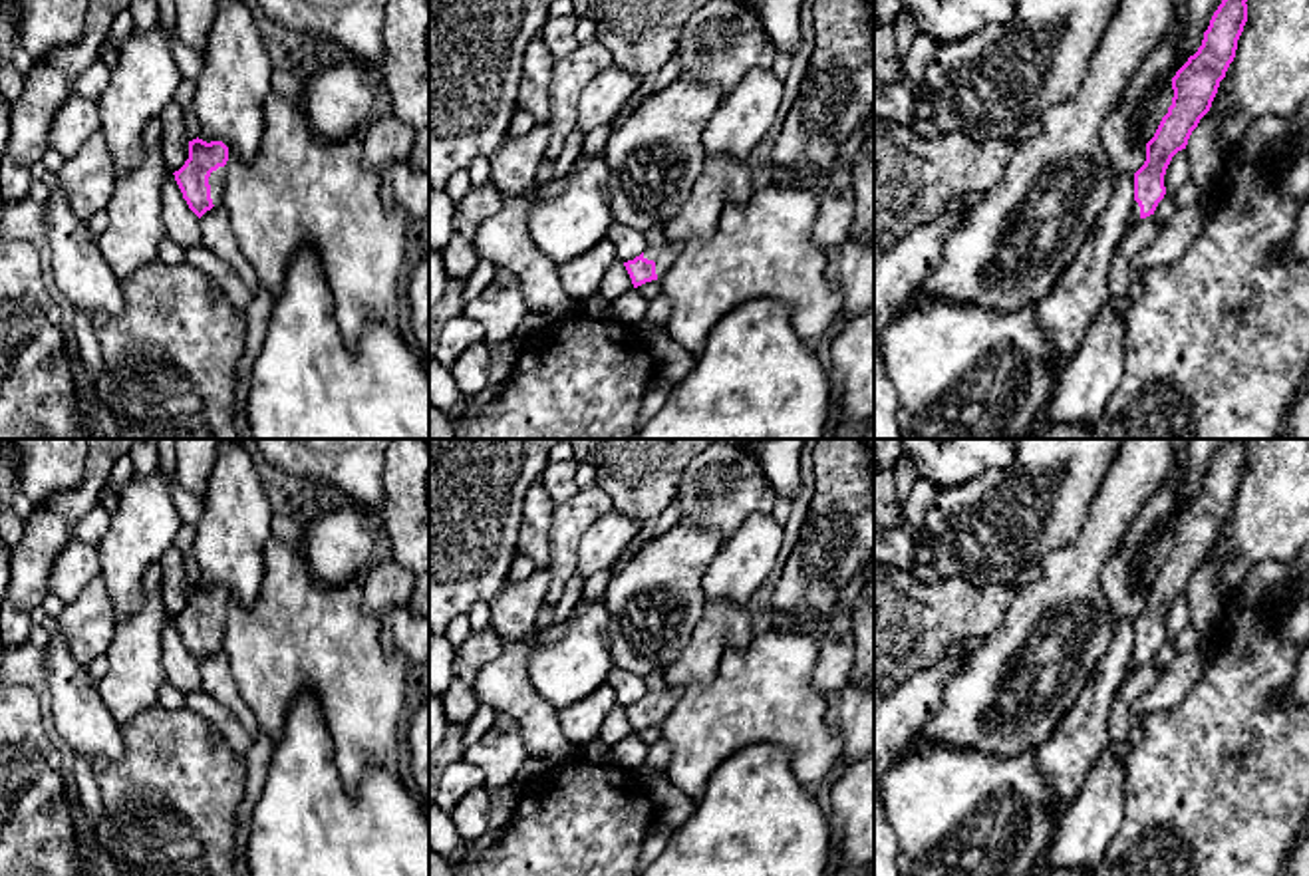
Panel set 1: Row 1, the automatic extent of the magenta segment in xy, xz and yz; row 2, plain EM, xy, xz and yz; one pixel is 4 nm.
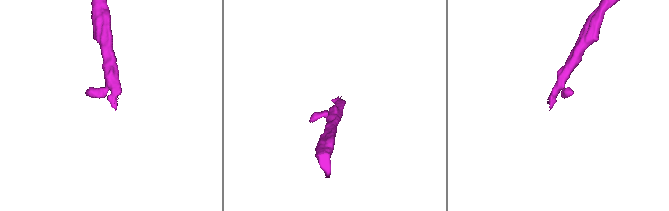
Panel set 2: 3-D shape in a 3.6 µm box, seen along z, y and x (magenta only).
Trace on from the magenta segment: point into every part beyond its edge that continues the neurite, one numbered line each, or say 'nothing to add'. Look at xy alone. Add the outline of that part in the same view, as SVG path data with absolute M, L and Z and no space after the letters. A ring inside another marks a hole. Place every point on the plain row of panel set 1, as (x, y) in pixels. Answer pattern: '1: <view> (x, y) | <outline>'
1: xy (217, 622) | M226 610L218 612L211 618L209 630L211 630L211 644L215 652L224 652L224 624L226 624Z

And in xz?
1: xz (664, 702) | M665 687L665 689L655 691L655 693L648 691L644 697L644 703L655 707L655 719L657 719L657 723L661 723L669 717L671 709L679 701L681 693L683 693L681 687Z

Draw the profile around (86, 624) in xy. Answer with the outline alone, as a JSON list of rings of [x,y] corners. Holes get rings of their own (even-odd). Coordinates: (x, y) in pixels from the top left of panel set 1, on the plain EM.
[[[101,576],[93,578],[72,604],[64,606],[52,622],[52,630],[66,640],[73,657],[83,665],[107,652],[113,642],[115,620]]]

